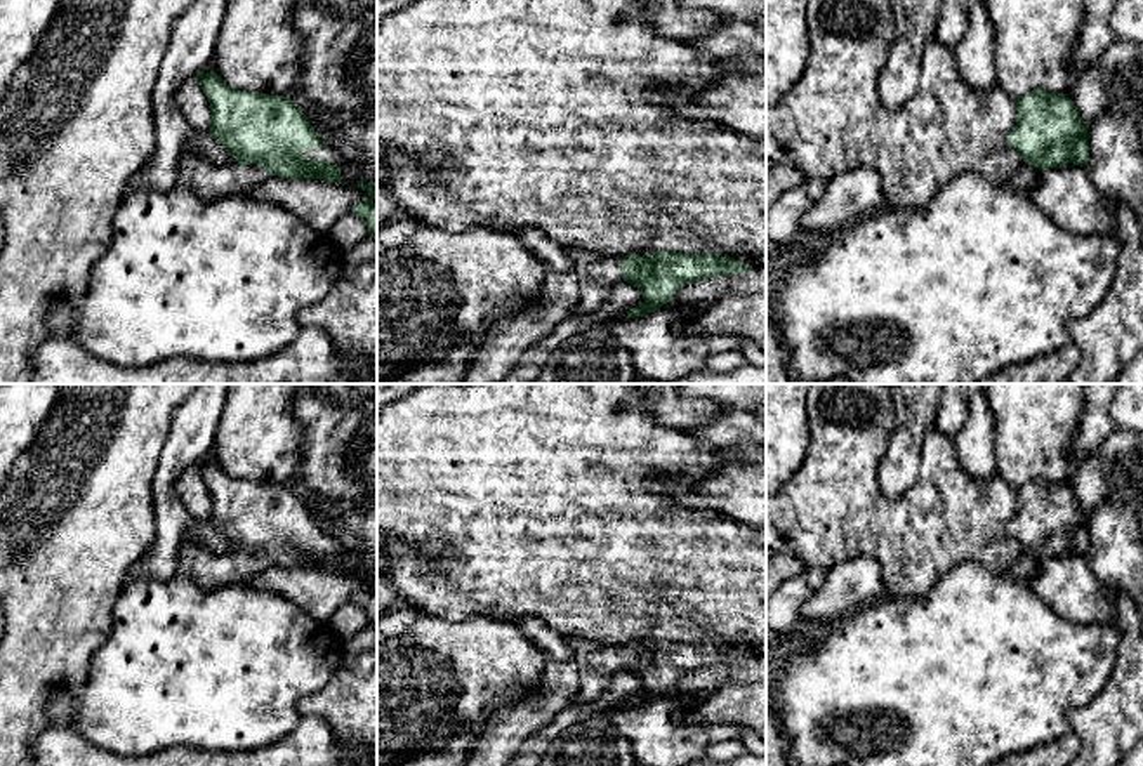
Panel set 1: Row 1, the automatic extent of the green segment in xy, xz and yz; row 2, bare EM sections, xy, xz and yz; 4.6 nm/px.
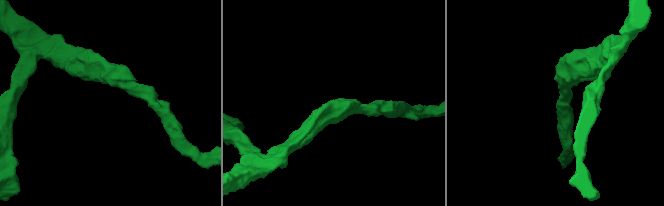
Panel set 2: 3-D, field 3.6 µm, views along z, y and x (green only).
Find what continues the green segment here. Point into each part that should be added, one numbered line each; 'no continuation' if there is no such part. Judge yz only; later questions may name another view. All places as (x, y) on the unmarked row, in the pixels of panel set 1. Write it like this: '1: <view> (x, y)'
1: yz (1027, 565)

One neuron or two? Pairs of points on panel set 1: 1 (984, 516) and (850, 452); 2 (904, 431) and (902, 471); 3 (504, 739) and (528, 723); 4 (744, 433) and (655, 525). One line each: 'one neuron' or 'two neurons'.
1: one neuron
2: one neuron
3: one neuron
4: two neurons

